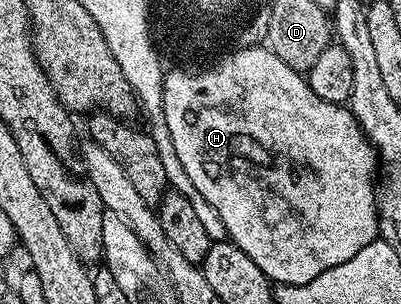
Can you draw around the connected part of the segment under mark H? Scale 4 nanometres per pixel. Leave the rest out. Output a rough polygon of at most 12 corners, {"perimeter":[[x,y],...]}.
{"perimeter":[[276,53],[165,72],[229,242],[304,285],[379,238],[378,153]]}

